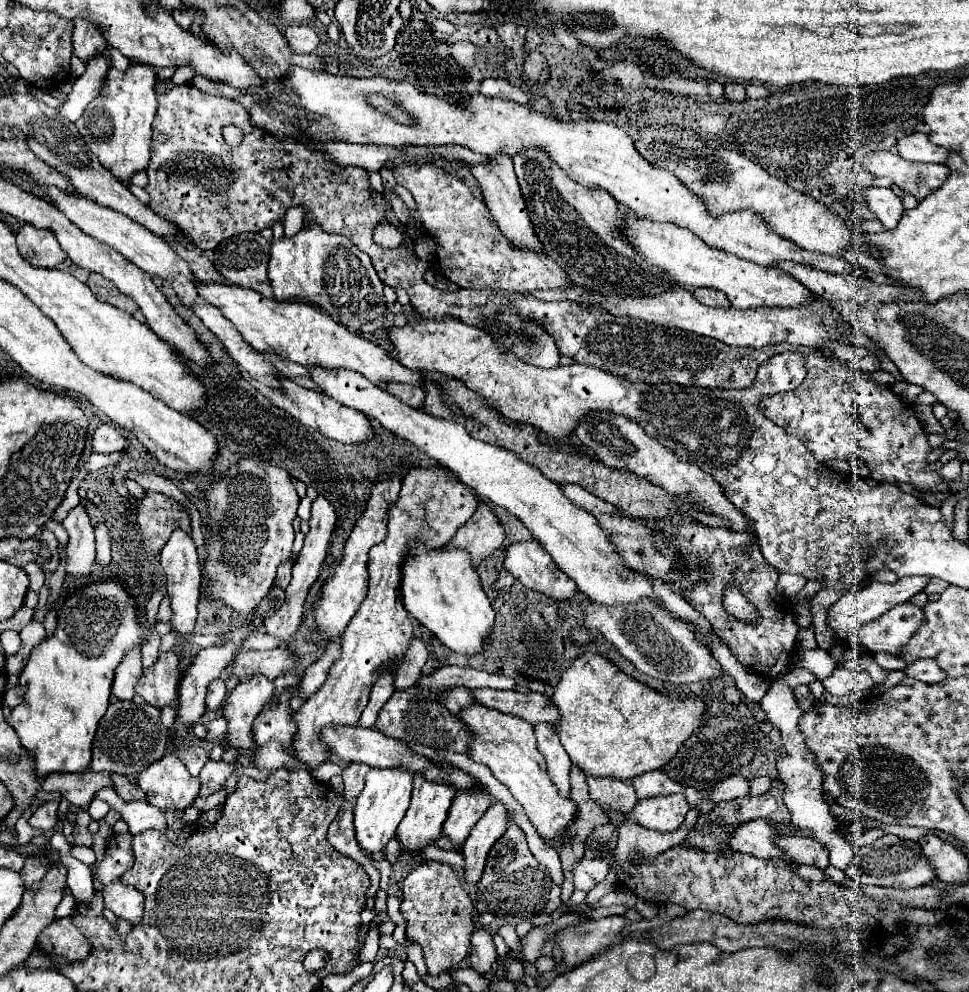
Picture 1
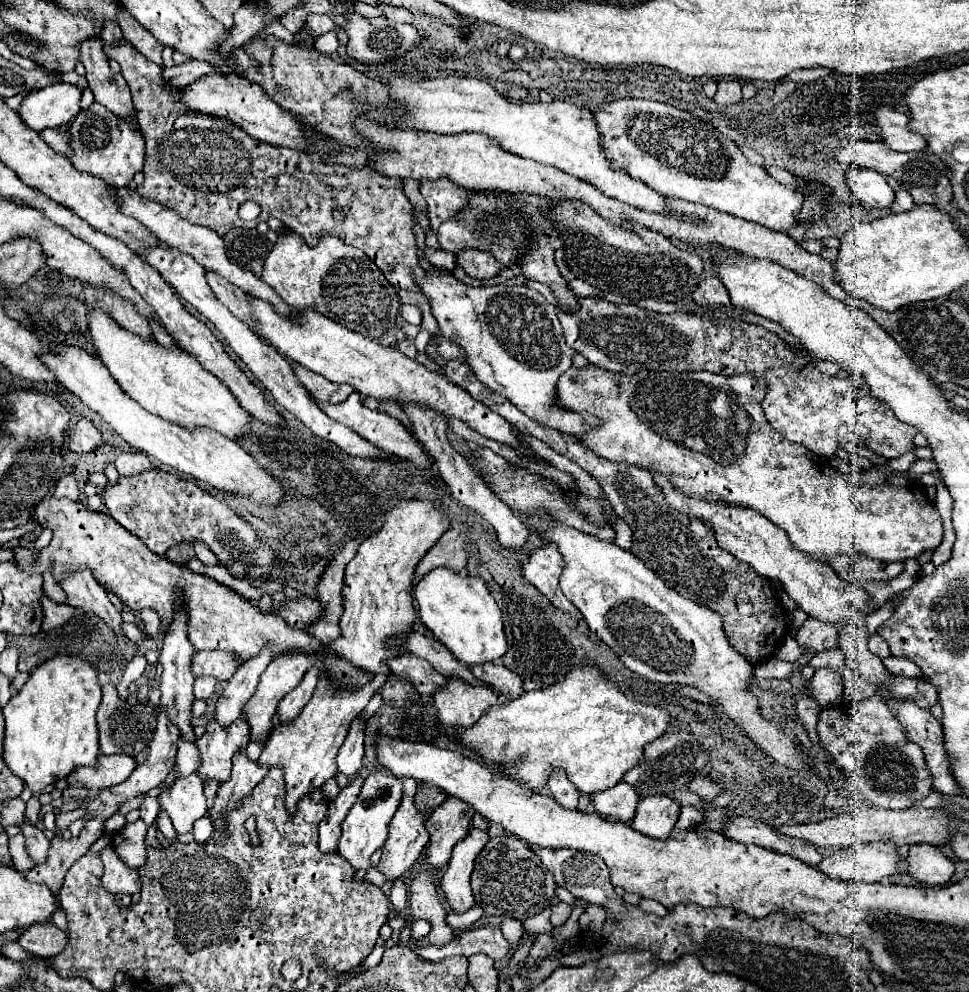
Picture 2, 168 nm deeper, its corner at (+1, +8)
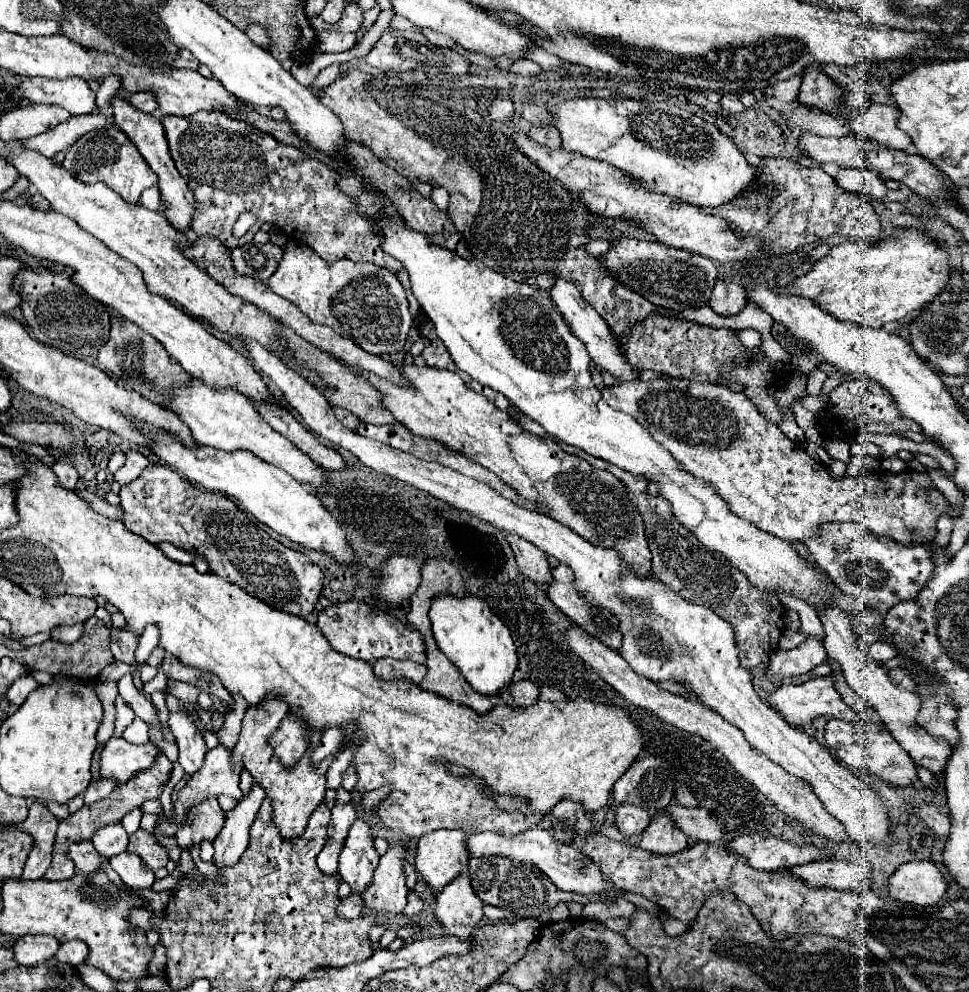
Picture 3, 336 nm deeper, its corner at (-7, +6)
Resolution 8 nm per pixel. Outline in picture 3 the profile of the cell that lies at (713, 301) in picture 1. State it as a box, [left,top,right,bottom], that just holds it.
[710,282,748,316]

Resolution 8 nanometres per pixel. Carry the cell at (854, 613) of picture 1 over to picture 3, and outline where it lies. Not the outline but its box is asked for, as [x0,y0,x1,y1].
[766,636,826,680]

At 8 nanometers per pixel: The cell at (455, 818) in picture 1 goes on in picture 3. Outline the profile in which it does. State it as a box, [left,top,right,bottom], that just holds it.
[414,830,470,896]

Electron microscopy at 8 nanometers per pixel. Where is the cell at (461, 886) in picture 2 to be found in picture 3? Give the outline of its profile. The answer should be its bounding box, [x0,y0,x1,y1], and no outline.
[434,874,484,940]

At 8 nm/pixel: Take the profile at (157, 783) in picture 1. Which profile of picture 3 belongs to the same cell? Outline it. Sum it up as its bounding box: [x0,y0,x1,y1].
[176,798,226,850]

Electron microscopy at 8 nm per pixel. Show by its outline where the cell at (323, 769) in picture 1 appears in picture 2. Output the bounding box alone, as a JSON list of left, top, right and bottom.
[336,714,366,776]

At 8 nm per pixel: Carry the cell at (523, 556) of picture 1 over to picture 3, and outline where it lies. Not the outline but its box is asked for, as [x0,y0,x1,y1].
[548,564,622,650]

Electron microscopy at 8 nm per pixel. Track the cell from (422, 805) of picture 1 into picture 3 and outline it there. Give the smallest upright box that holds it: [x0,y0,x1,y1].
[362,846,408,916]

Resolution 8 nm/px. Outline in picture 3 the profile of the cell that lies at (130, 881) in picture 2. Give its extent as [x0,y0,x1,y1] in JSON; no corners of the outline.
[110,852,154,890]

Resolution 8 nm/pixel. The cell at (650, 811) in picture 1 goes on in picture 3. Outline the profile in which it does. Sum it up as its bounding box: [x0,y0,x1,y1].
[638,818,688,854]

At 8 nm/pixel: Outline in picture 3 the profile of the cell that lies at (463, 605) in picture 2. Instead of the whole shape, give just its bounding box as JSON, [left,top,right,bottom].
[430,596,518,696]

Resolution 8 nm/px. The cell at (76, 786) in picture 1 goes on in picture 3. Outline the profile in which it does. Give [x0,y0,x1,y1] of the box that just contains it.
[100,738,160,784]

